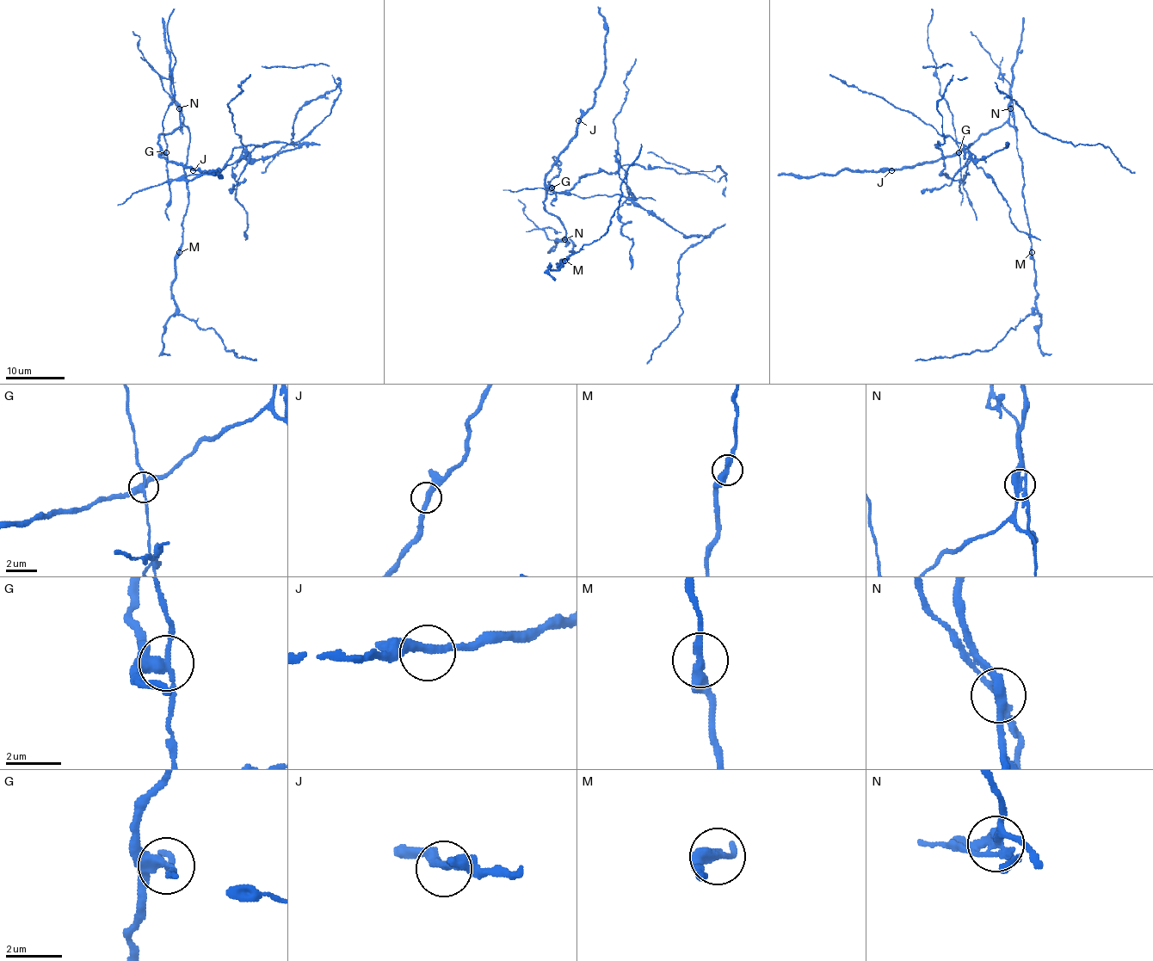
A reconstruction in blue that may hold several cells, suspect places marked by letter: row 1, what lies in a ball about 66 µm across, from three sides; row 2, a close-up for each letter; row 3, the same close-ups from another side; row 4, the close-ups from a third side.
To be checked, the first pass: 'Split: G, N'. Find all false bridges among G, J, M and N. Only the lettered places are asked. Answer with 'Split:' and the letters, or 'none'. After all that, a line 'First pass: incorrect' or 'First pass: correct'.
Split: G, N
First pass: correct

